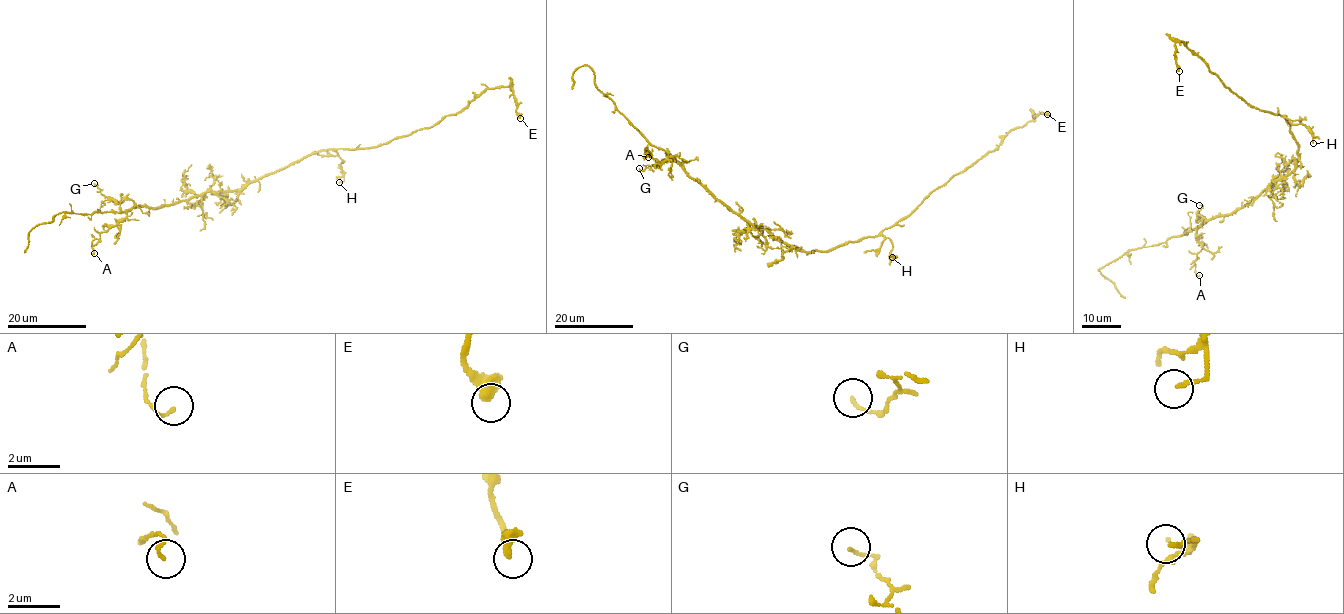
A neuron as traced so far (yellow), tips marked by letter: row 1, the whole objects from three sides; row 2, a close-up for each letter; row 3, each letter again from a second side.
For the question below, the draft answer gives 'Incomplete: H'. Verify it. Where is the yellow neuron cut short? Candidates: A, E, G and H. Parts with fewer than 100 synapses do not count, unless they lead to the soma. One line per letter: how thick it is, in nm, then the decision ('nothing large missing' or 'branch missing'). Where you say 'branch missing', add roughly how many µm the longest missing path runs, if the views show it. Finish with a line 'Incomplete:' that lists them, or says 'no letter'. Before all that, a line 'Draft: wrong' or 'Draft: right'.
Draft: wrong
A: 110 nm | nothing large missing
E: 400 nm | nothing large missing
G: 110 nm | nothing large missing
H: 130 nm | nothing large missing
Incomplete: no letter

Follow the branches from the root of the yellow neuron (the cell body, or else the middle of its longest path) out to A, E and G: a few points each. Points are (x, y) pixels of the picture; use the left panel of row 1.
A: (248, 184), (233, 190), (205, 192), (155, 208), (134, 206), (125, 218), (92, 241), (94, 253)
E: (248, 184), (321, 150), (381, 145), (430, 128), (462, 110), (487, 89), (512, 88), (520, 118)
G: (248, 184), (233, 190), (205, 192), (155, 208), (136, 206), (131, 200), (117, 202), (105, 197), (94, 183)

